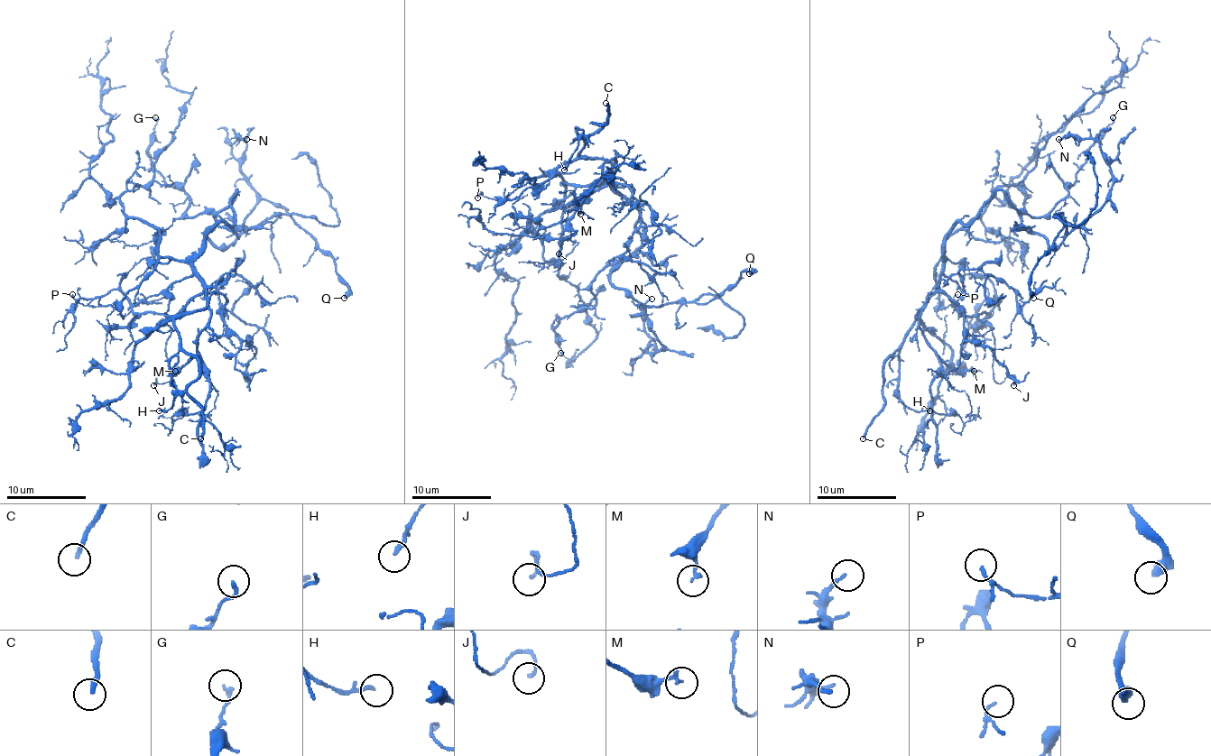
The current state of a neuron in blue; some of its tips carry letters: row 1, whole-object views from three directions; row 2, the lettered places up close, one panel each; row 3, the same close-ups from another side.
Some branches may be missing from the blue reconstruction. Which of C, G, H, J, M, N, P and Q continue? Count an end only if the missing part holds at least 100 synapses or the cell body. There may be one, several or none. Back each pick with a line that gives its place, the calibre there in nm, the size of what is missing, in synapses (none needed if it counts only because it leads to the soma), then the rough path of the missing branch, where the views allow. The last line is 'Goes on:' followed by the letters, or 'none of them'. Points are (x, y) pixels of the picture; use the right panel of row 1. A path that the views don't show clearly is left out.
C: place (863, 438); calibre 200 nm; course (863, 438), (845, 466), (846, 474), (851, 445), (846, 438), (845, 423), (851, 364), (863, 347), (868, 349)
Goes on: C

